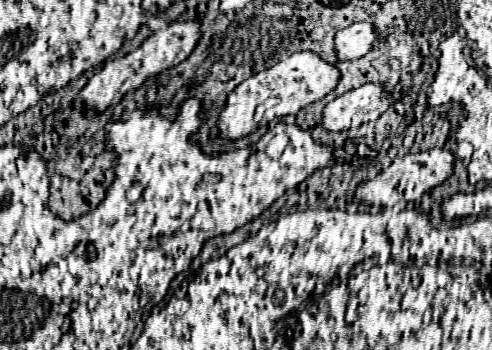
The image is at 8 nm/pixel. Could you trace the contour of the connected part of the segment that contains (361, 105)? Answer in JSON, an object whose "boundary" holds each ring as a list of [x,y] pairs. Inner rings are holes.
{"boundary":[[[378,83],[352,89],[322,109],[322,127],[328,131],[348,131],[362,123],[376,121],[390,107],[390,95]]]}

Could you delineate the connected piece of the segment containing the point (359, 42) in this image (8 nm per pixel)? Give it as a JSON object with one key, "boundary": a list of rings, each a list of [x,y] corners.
{"boundary":[[[366,21],[354,23],[346,29],[340,29],[334,37],[336,57],[338,59],[350,59],[350,61],[360,59],[370,51],[374,39],[376,39],[374,27]]]}

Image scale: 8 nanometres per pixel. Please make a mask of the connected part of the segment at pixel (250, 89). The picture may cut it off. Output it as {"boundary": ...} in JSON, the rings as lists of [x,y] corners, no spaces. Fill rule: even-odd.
{"boundary":[[[300,51],[290,55],[288,59],[276,63],[274,67],[260,71],[256,75],[252,75],[250,79],[242,81],[228,97],[226,97],[226,105],[220,111],[220,121],[218,121],[218,137],[222,139],[242,139],[248,137],[250,133],[254,133],[258,129],[258,123],[254,121],[254,113],[256,107],[260,103],[264,103],[268,97],[278,97],[280,99],[280,107],[278,107],[278,115],[294,115],[298,113],[302,107],[324,99],[340,81],[340,71],[334,65],[328,65],[326,61],[322,61],[316,53],[312,51]]]}

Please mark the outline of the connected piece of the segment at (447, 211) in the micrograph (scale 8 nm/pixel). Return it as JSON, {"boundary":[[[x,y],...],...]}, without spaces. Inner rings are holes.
{"boundary":[[[466,193],[450,195],[440,205],[444,221],[452,221],[452,219],[458,219],[458,217],[472,215],[472,209],[474,209],[474,195],[466,195]]]}

